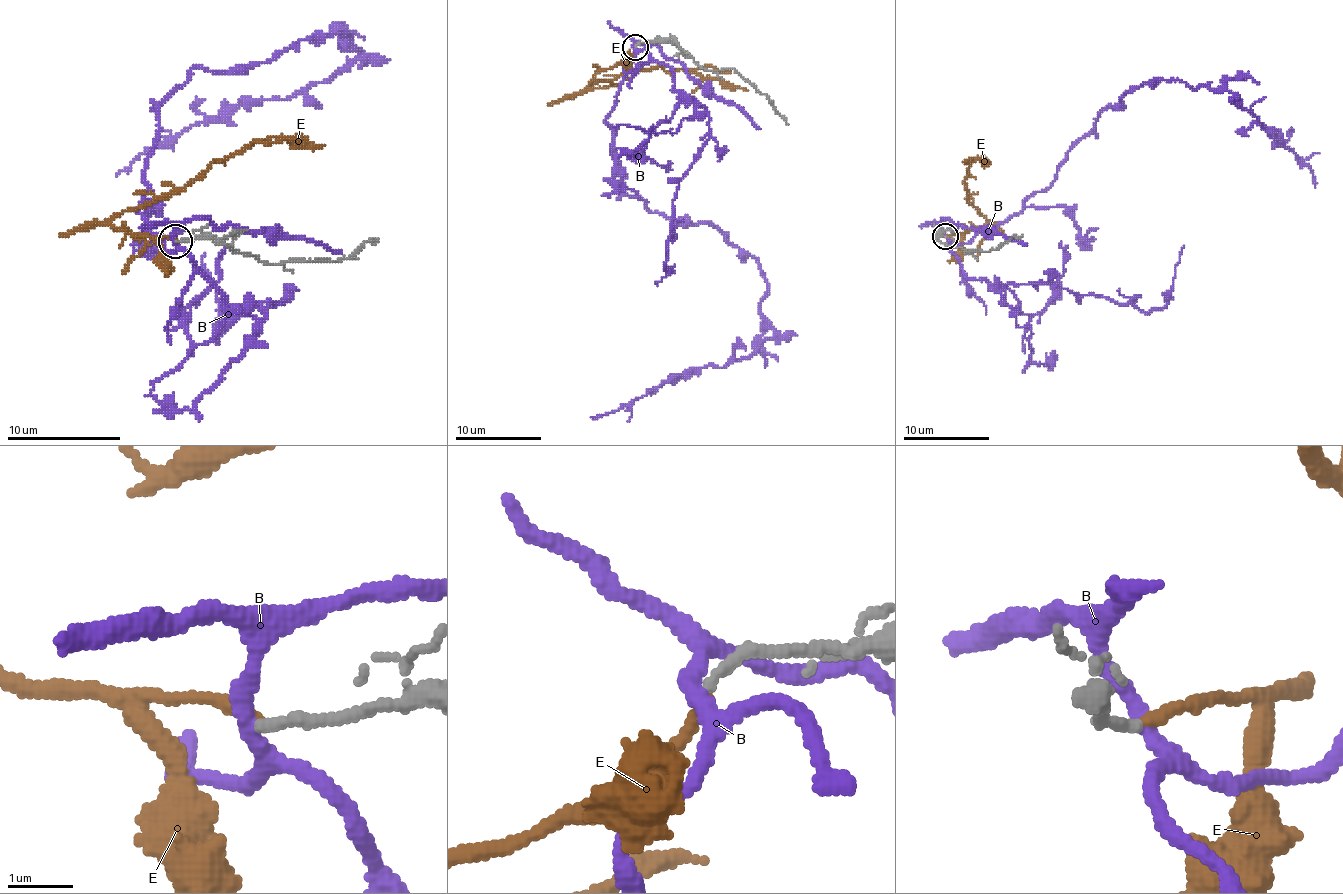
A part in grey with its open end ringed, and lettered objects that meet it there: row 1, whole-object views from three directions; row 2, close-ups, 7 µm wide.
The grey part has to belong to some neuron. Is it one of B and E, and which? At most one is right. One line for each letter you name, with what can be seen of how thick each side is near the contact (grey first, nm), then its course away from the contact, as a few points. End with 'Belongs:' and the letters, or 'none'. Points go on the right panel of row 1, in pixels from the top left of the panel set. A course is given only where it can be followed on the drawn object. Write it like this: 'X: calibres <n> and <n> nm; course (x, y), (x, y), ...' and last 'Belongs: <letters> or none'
E: calibres 190 and 180 nm; course (945, 237), (966, 232), (986, 222), (968, 200), (964, 181), (968, 176), (966, 170), (977, 157), (988, 163)
Belongs: E

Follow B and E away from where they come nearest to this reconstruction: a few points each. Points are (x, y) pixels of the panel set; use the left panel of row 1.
B: (176, 241), (136, 210), (159, 108), (193, 68), (347, 34), (358, 51), (324, 82), (221, 110), (116, 176)
E: (176, 241), (130, 236), (110, 222), (125, 210), (179, 193), (213, 162), (273, 136), (324, 145)

